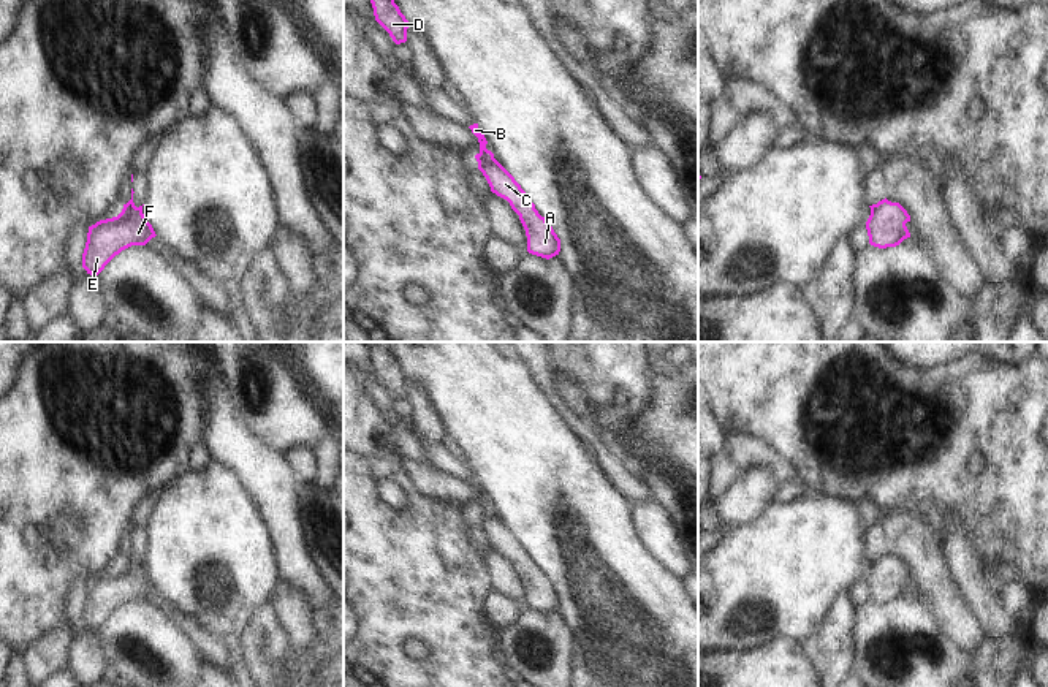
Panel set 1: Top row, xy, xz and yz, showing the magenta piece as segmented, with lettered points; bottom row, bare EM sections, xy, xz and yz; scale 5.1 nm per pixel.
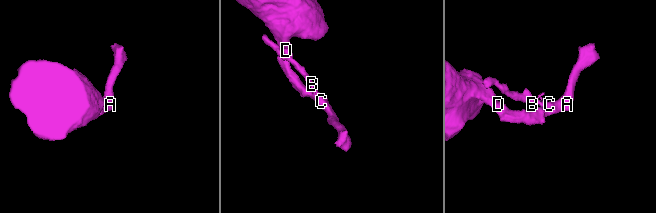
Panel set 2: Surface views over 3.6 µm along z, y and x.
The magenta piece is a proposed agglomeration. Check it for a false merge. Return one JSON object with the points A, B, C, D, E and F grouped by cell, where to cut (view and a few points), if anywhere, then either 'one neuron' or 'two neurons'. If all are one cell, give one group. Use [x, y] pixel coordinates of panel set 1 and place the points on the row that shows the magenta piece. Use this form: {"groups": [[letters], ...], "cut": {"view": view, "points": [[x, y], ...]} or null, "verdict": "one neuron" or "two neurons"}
{"groups": [["A", "C", "D", "E", "F"], ["B"]], "cut": {"view": "xy", "points": [[141, 208], [122, 211]]}, "verdict": "two neurons"}

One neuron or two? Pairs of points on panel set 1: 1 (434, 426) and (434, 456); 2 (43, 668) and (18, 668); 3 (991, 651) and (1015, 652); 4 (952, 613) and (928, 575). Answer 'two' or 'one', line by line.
1: two
2: two
3: one
4: one

